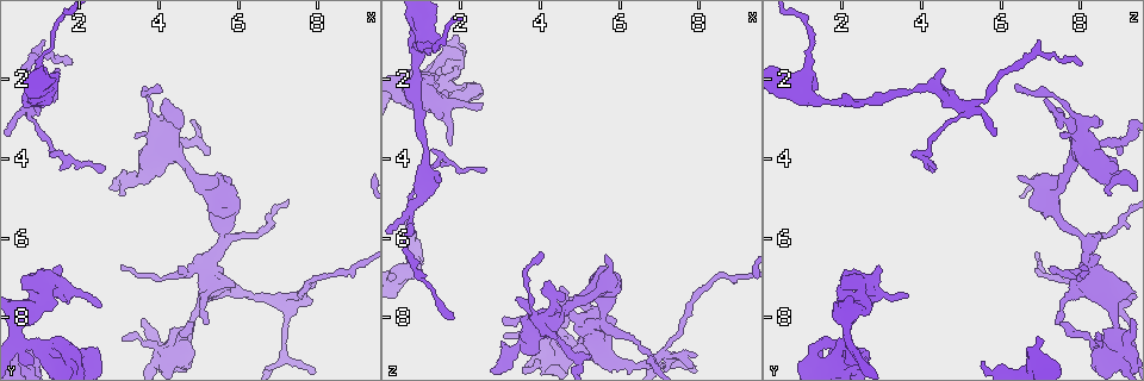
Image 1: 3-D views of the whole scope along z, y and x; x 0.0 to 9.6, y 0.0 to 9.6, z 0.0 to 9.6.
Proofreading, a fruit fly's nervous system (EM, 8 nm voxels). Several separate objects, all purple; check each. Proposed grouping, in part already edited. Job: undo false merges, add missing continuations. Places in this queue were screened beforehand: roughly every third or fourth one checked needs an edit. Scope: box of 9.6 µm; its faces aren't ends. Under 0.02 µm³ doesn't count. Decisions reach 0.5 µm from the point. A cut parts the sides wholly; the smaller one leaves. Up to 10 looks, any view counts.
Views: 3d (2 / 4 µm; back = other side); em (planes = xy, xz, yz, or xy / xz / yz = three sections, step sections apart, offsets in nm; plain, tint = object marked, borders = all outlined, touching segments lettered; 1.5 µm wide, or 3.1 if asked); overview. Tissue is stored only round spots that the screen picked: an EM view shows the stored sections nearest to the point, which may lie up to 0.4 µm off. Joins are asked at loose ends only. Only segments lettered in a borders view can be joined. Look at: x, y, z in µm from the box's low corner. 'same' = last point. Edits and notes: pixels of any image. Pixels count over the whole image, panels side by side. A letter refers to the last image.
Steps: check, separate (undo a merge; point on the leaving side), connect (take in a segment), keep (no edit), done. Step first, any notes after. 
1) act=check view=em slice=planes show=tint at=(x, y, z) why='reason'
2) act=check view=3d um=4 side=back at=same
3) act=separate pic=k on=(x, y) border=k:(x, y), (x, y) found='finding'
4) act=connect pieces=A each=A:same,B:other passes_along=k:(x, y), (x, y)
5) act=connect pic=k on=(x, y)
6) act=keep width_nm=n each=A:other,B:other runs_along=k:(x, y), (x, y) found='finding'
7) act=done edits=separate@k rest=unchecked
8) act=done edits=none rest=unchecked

act=check view=3d um=2 at=(5.30, 8.10, 7.40) why='an open end'

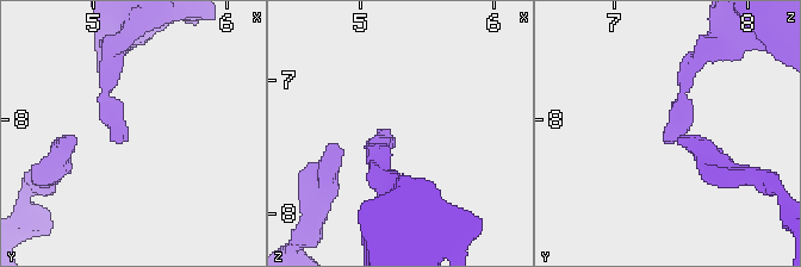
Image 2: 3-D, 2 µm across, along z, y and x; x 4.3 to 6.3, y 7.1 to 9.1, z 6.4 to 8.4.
act=check view=em slice=planes show=tint at=(5.26, 8.12, 7.40) why='need the tissue'

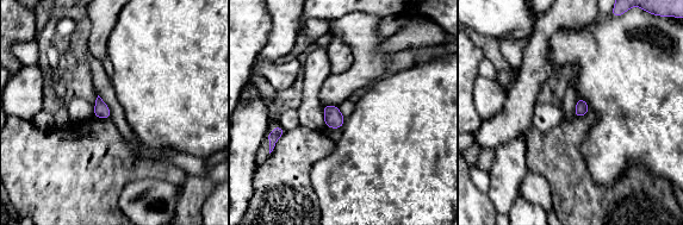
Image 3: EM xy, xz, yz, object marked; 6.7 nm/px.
act=check view=em slice=planes show=borders at=same

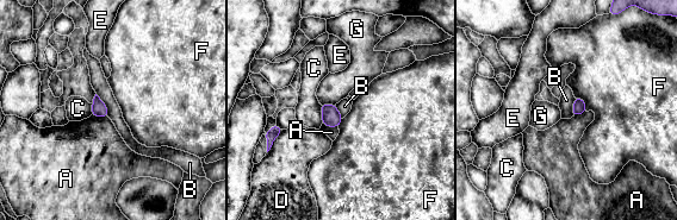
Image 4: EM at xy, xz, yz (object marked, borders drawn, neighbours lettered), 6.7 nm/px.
act=keep width_nm=100 each=A:other,B:other,C:other,D:other,E:other,F:other,G:other border=4:(95, 94), (106, 106), (109, 117) found='none of them fits'

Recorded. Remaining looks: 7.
act=check view=3d um=4 at=(0.85, 8.75, 6.65) why='stops while still wide'

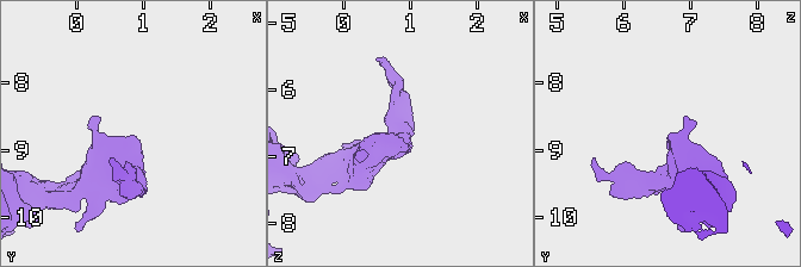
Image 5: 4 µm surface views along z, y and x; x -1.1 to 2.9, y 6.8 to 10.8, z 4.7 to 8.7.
act=check view=em slice=planes show=borders at=(0.85, 8.85, 6.70) why='need the tissue'

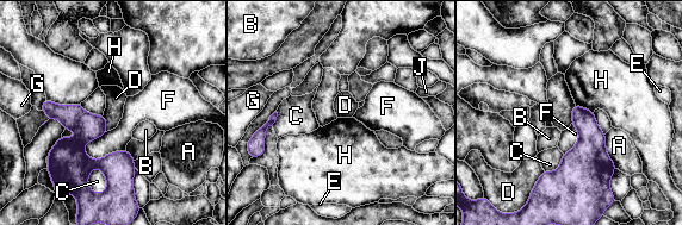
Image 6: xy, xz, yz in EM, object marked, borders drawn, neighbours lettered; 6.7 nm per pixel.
act=keep each=A:other,B:other,C:other,D:other,E:other,F:other,G:other,H:other,J:other found='no lettered segment goes on from it'

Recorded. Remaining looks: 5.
act=check view=3d um=4 at=(2.55, 7.75, 2.55) why='an open end'

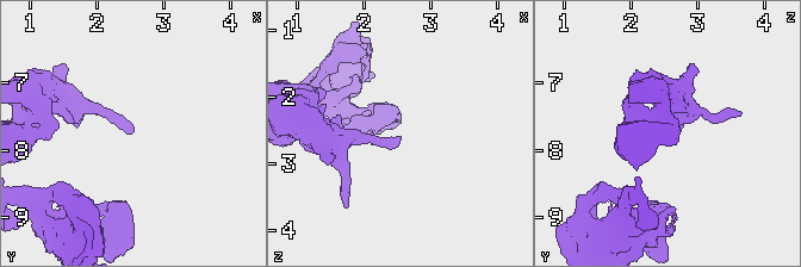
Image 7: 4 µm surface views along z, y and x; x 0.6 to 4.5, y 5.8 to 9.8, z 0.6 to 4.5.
act=check view=em slice=planes show=borders at=(2.60, 7.70, 2.60)

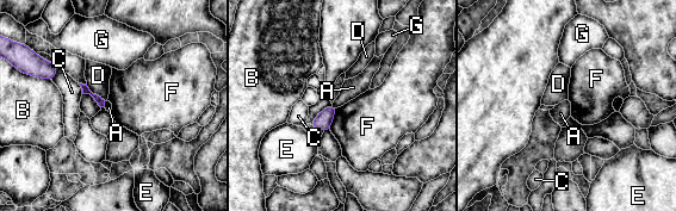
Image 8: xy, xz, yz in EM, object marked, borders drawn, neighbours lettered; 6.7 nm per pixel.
act=keep each=A:other,B:other,C:other,D:other,E:other,F:other,G:other border=8:(336, 109), (329, 129) found='no lettered segment goes on from it'

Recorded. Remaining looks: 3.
act=check view=em slice=xz step=4 show=borders at=(1.45, 1.75, 4.50) why='branch stops here'

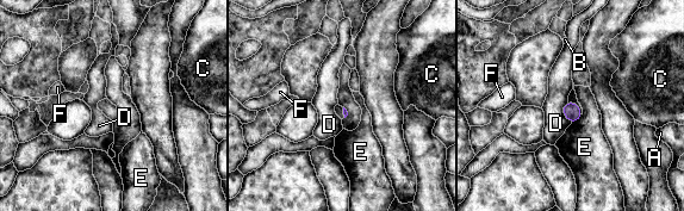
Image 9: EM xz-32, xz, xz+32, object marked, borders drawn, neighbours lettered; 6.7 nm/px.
act=keep each=A:other,B:other,C:other,D:other,E:other,F:other border=9:(567, 100), (563, 115), (571, 123) found='none of them fits'

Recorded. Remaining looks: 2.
act=done edits=none rest=unchecked

